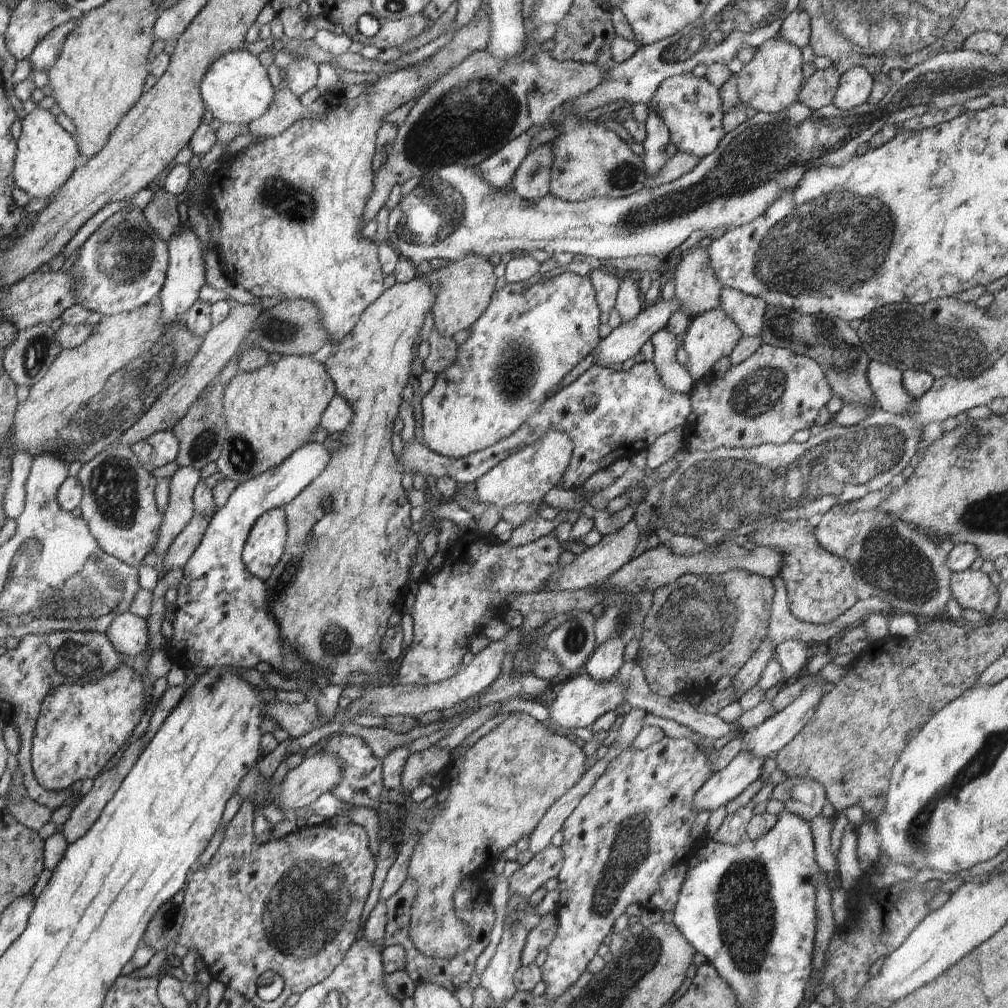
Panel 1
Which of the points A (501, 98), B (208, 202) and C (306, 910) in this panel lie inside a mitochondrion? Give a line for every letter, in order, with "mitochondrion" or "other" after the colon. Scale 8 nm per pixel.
A: mitochondrion
B: other
C: mitochondrion

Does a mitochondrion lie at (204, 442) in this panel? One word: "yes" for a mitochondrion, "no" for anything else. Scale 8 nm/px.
yes

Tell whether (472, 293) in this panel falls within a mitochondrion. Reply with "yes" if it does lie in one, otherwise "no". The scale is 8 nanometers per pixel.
no

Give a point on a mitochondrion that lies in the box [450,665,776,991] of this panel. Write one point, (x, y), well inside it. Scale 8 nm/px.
(630, 846)

